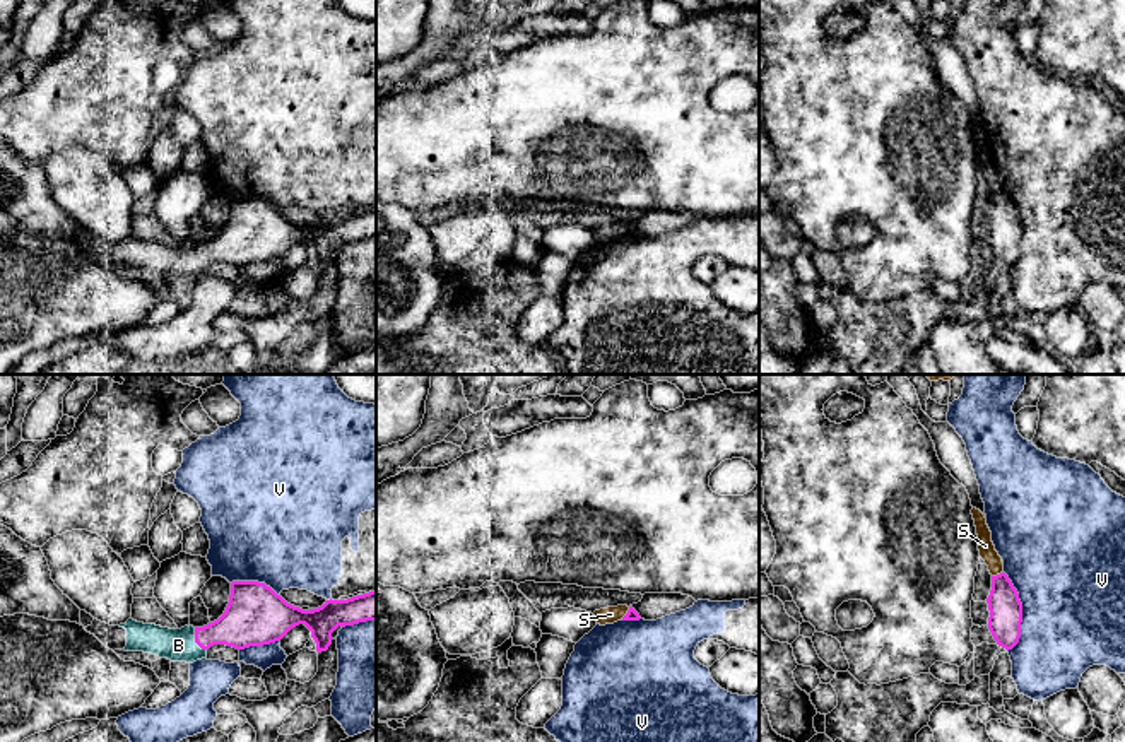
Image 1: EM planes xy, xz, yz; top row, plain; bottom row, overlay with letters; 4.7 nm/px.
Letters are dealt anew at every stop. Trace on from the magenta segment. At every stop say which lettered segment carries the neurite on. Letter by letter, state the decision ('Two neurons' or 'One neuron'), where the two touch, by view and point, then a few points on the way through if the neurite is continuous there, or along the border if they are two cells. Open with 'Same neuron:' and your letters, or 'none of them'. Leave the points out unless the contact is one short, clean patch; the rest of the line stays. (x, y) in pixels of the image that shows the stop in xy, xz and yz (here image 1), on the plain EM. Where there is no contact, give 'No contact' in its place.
Same neuron: B
B: One neuron. Touches magenta at xy (195, 257). Path across: xy (245, 240), (195, 257), (178, 262)
S: Two neurons. Touches magenta at yz (997, 192). Boundary: yz (1002, 188), (992, 194)
V: Two neurons. Touches magenta at yz (1021, 229)

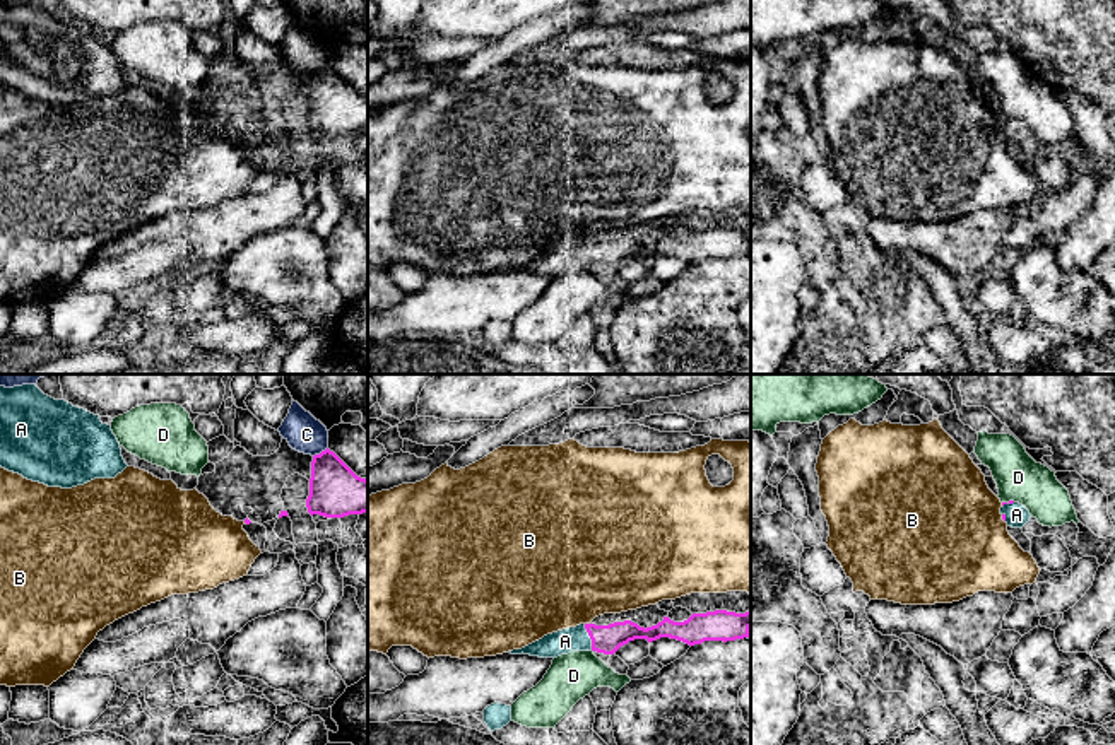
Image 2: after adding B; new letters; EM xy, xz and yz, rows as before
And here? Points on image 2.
Same neuron: A
A: One neuron. Touches magenta at xz (590, 255)
B: Two neurons. Touches magenta at xz (587, 241)
C: Two neurons. Touches magenta at xy (322, 69). Boundary: xy (327, 64), (313, 74)
D: Two neurons. Touches magenta at yz (1009, 118)

